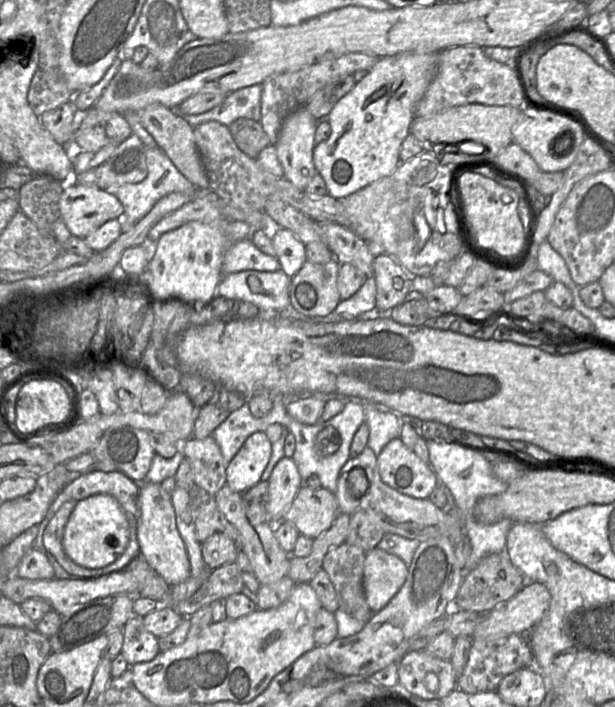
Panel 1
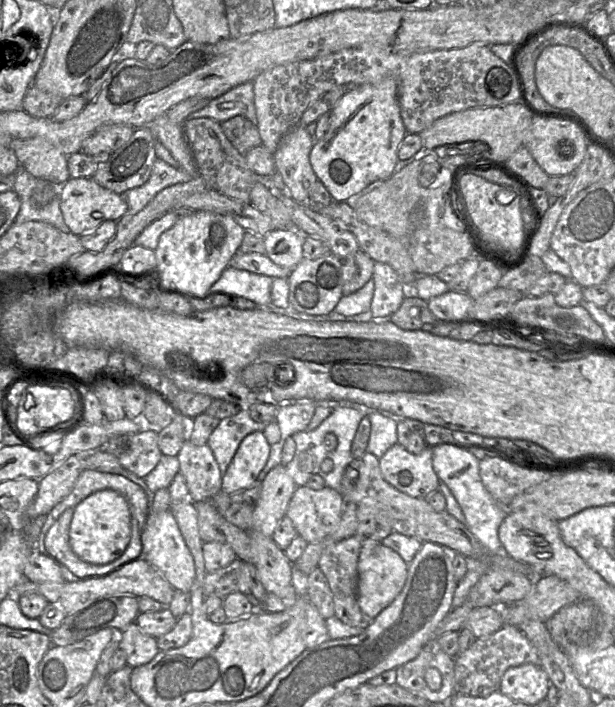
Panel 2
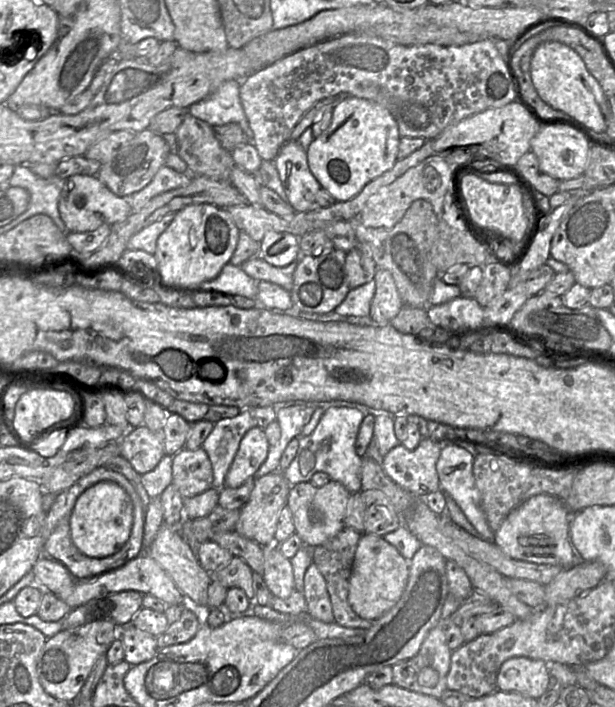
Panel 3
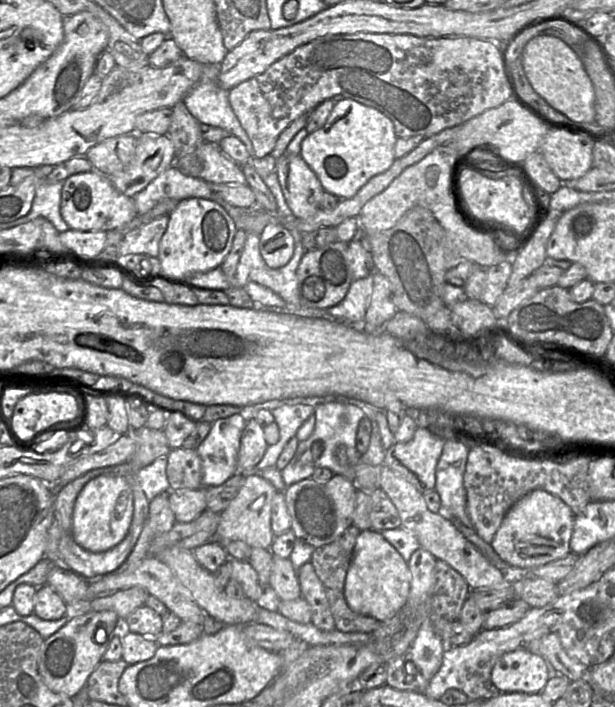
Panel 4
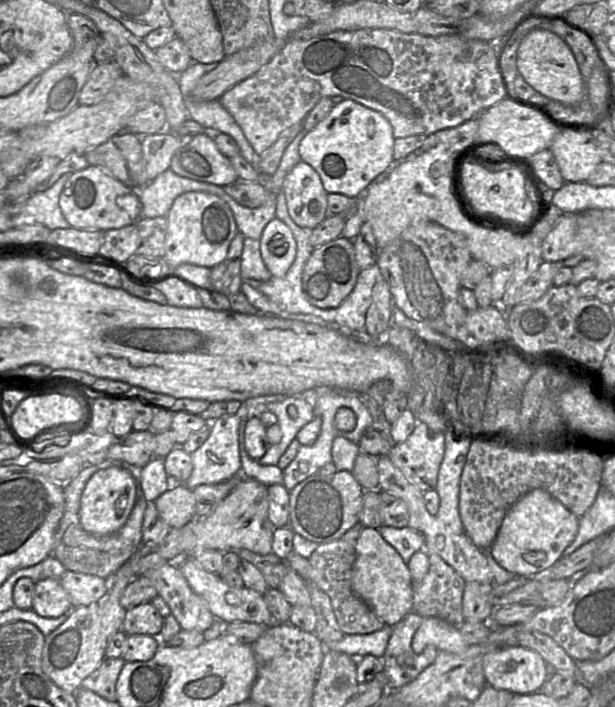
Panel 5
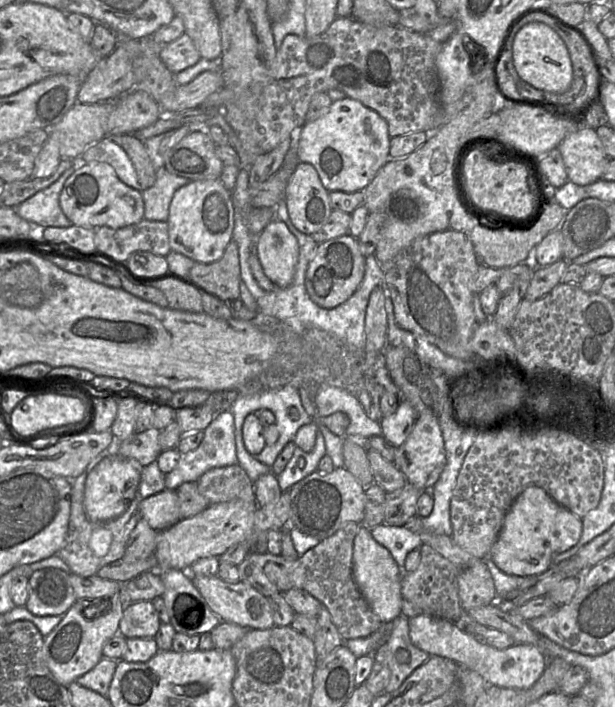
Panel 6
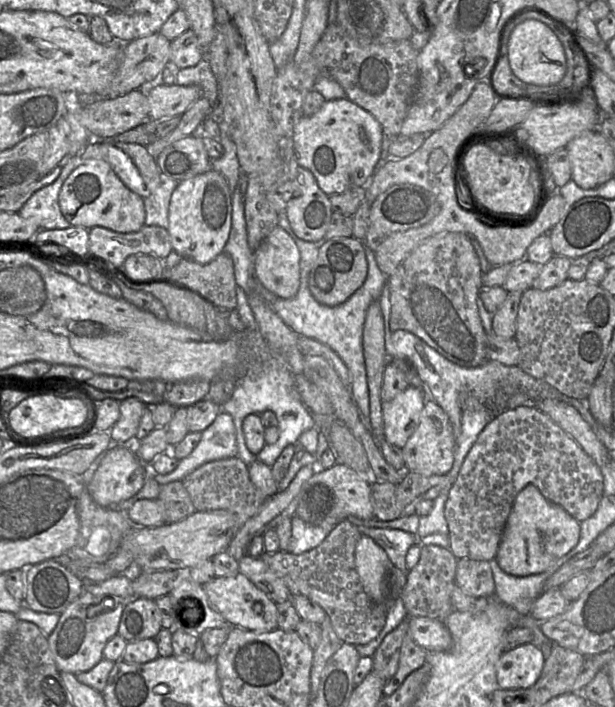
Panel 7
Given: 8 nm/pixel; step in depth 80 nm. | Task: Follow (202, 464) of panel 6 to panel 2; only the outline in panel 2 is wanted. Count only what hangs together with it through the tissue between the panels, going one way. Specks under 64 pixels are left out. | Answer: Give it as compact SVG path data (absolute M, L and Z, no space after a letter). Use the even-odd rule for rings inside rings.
M248 410L220 420L210 435L207 445L211 448L222 476L225 474L242 440L252 432L263 431L269 423L254 421Z

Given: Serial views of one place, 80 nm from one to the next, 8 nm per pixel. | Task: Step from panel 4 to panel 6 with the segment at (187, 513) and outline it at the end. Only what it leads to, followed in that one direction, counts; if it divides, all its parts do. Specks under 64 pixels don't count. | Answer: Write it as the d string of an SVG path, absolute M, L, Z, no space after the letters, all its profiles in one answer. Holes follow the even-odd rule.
M175 490L162 492L143 499L140 504L141 518L156 531L163 531L181 520L178 497Z

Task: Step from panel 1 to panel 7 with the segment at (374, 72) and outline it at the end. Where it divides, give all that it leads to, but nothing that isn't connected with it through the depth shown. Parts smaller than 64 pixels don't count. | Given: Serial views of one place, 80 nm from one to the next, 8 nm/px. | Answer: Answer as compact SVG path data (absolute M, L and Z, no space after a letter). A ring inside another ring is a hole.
M347 97L327 100L314 115L303 115L293 130L298 164L314 174L328 196L368 184L377 170L383 136L381 123Z

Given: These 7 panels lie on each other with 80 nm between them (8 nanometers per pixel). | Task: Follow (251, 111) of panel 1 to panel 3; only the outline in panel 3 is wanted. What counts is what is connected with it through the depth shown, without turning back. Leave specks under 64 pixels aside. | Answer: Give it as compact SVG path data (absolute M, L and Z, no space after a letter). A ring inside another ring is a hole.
M228 80L222 83L216 91L204 99L188 107L189 113L211 126L227 123L237 123L248 137L248 143L253 144L253 133L240 100L240 82Z

